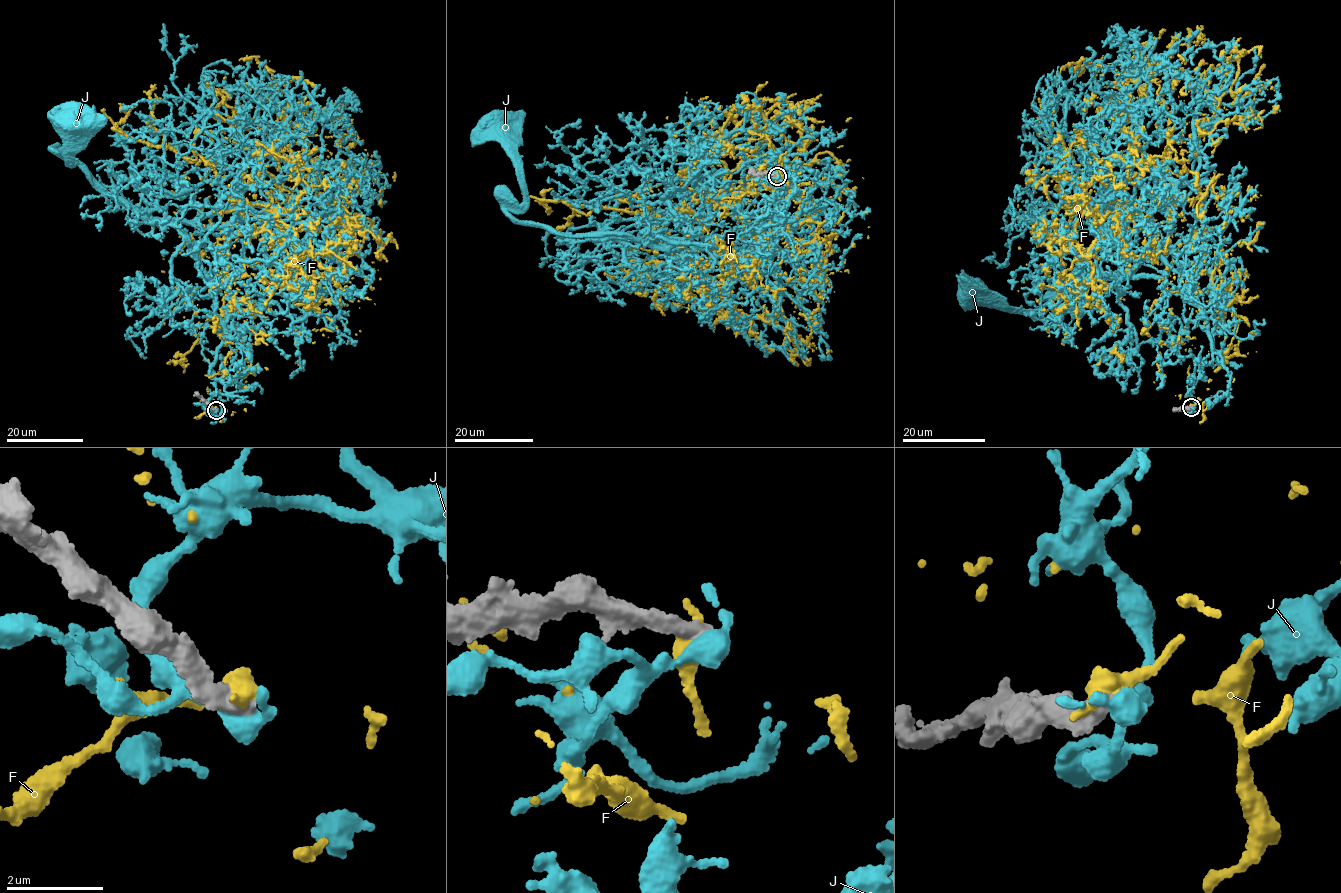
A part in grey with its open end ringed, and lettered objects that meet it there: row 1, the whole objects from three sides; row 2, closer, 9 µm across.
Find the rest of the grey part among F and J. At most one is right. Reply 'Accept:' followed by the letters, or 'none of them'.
Accept: none of them

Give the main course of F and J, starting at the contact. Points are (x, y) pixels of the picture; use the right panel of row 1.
F: (1190, 407), (1156, 257), (1205, 218), (1177, 160), (1260, 82), (1227, 109), (1070, 68), (1091, 52)
J: (1191, 407), (1199, 369), (1212, 362), (1208, 326), (1188, 276), (1166, 260), (1062, 283), (1028, 311), (967, 290)

